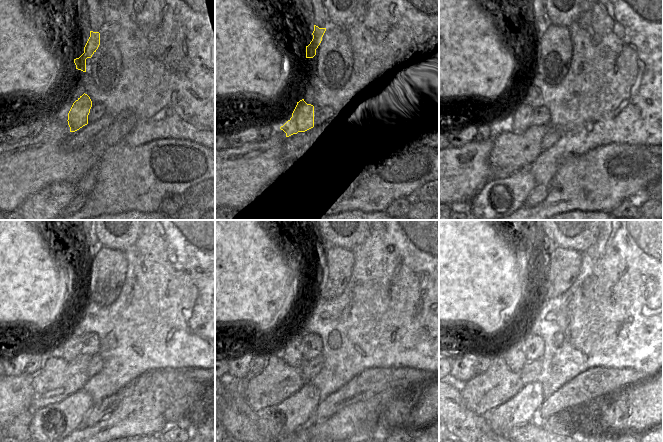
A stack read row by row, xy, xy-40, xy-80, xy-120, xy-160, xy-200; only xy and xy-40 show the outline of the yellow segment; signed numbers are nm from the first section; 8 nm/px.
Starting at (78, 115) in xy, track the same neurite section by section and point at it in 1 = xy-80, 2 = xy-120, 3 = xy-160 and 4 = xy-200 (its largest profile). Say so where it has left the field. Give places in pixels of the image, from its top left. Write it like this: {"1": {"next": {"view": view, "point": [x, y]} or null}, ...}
{"1": {"next": {"view": "xy-80", "point": [519, 120]}}, "2": {"next": {"view": "xy-120", "point": [69, 347]}}, "3": {"next": {"view": "xy-160", "point": [290, 351]}}, "4": {"next": {"view": "xy-200", "point": [513, 355]}}}

